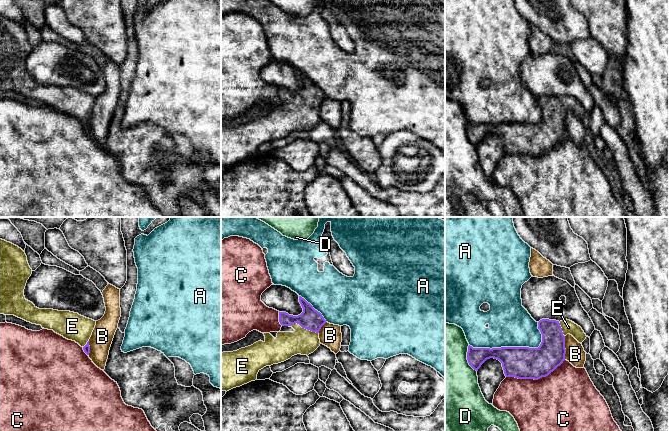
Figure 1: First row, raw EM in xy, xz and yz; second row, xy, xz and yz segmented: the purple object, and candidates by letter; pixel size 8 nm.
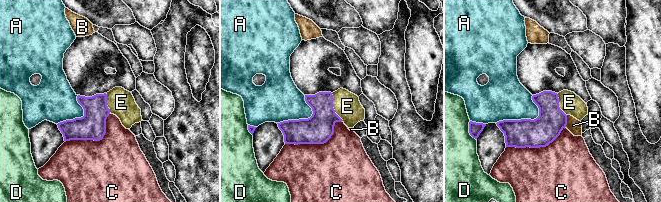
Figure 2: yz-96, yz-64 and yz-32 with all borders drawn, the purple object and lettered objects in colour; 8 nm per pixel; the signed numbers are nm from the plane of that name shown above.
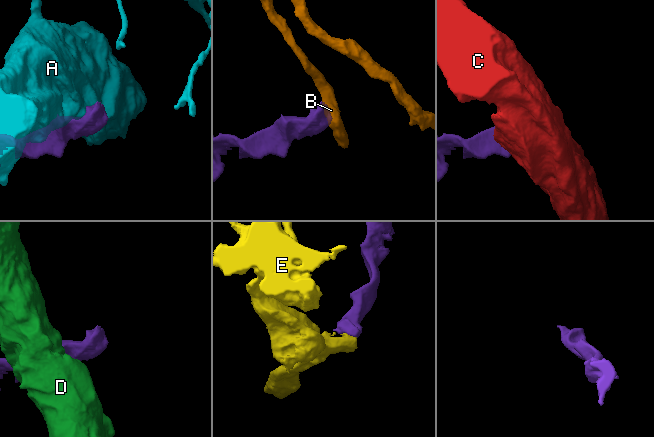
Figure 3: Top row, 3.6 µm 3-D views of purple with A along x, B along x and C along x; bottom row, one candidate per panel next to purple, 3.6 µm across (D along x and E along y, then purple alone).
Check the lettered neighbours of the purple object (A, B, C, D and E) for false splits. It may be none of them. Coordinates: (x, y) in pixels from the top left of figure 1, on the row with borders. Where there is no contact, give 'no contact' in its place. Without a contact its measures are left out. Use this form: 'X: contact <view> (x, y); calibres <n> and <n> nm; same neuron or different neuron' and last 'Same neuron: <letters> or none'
A: contact yz (509, 347); calibres 260 and 360 nm; different neuron
B: contact yz (564, 348); calibres 240 and 160 nm; different neuron
C: contact yz (535, 379); calibres 260 and 460 nm; different neuron
D: contact yz (467, 358); calibres 150 and 460 nm; different neuron
E: contact xz (304, 327); calibres 170 and 200 nm; same neuron
Same neuron: E

